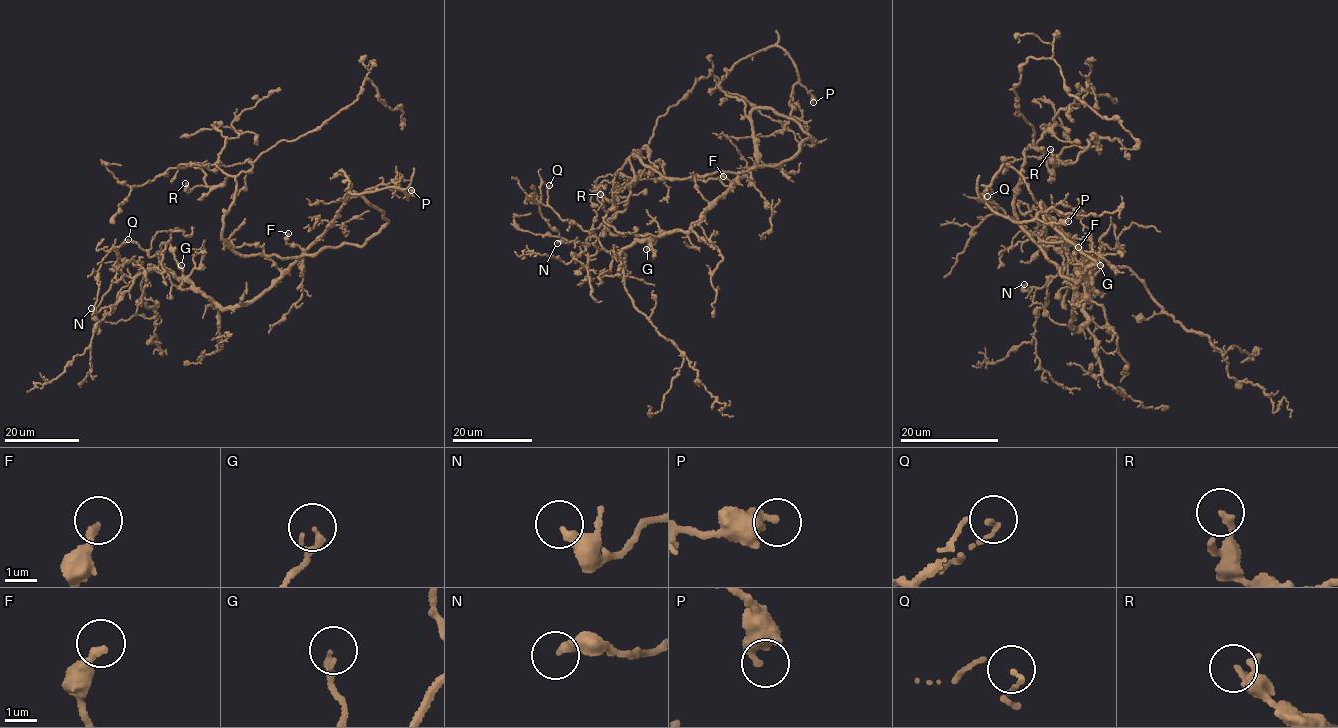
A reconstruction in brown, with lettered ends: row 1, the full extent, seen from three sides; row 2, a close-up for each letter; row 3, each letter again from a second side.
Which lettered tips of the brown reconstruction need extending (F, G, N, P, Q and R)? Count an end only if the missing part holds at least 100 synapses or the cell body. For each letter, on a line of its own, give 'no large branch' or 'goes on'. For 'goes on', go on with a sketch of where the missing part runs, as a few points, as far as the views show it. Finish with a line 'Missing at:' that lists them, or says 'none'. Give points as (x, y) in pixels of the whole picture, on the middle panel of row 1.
F: no large branch
G: no large branch
N: no large branch
P: no large branch
Q: no large branch
R: no large branch
Missing at: none

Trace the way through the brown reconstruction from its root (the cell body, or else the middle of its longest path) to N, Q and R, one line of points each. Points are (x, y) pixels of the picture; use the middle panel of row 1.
N: (704, 175), (745, 174), (686, 231), (639, 240), (618, 253), (577, 240), (557, 243)
Q: (704, 175), (745, 174), (686, 231), (639, 240), (611, 254), (594, 236), (554, 212), (547, 199), (549, 185)
R: (704, 175), (666, 178), (642, 162), (636, 150), (629, 158), (634, 176), (627, 199), (614, 204), (600, 194)

